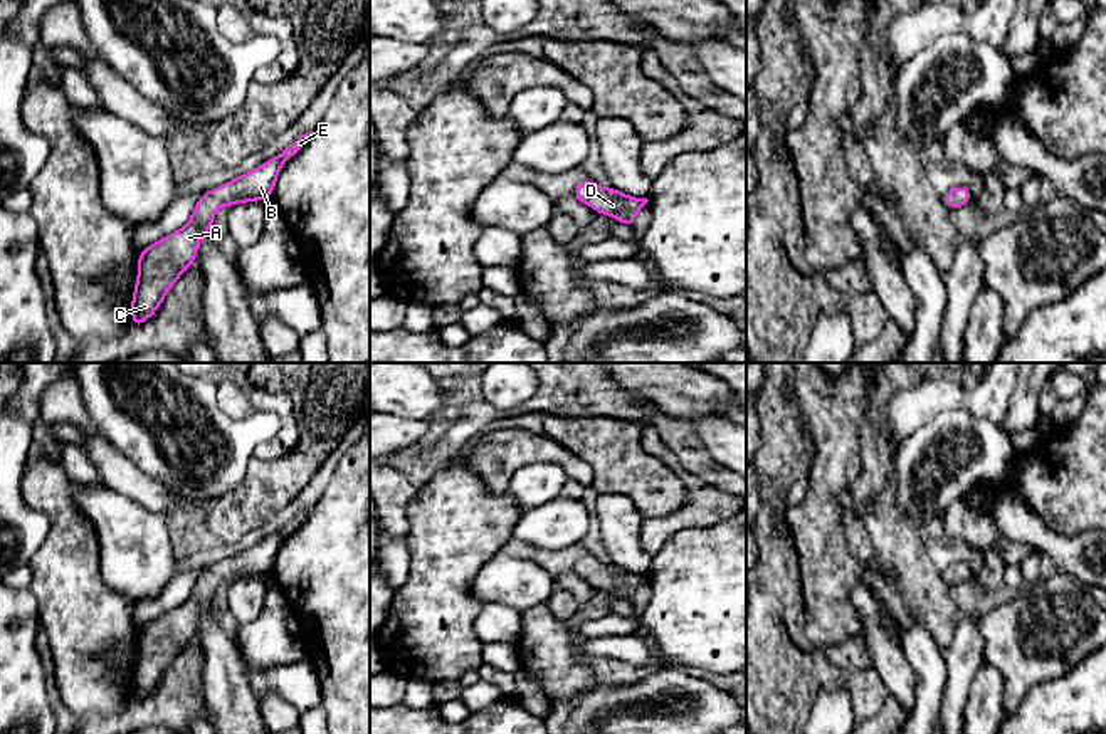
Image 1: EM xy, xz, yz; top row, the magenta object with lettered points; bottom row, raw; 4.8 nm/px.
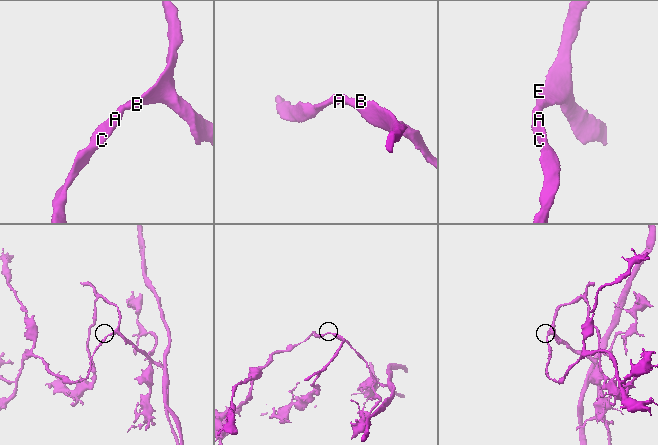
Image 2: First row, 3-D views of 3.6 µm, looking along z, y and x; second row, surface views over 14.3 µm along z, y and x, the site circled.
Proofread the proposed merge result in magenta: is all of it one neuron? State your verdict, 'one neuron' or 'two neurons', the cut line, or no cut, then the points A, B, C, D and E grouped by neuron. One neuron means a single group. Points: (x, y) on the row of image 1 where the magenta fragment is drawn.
one neuron; no cut; A B C D E

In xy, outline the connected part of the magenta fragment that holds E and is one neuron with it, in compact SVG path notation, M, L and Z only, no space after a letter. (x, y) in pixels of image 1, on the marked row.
M301 134L279 156L259 168L203 193L183 228L140 252L138 280L131 302L134 329L153 316L176 279L195 262L198 244L210 233L217 210L222 205L271 198L282 165L304 148L309 134Z

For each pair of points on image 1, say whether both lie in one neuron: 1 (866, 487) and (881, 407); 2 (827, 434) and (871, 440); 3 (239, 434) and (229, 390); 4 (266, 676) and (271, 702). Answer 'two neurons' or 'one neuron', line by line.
1: one neuron
2: two neurons
3: two neurons
4: two neurons

